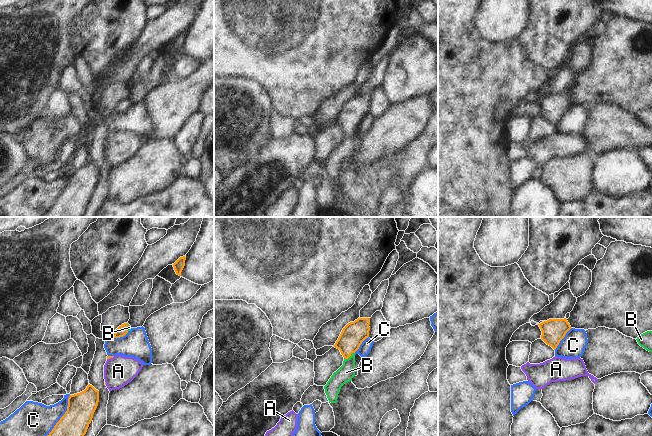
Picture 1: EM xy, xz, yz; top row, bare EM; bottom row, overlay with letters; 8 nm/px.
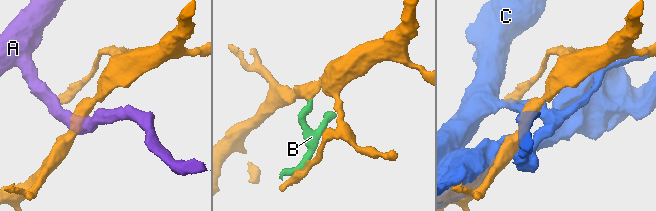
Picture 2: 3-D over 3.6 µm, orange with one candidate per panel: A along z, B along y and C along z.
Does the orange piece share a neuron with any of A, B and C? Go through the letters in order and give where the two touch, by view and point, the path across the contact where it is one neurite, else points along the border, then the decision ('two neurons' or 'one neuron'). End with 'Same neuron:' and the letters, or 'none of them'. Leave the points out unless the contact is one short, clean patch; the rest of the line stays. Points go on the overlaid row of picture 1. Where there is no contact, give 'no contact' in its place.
A: xy (110, 357) | two neurons
B: xz (349, 356) | across xz (354, 333), (349, 341), (349, 356), (349, 365), (346, 372) | one neuron
C: xy (63, 415) | two neurons
Same neuron: B

